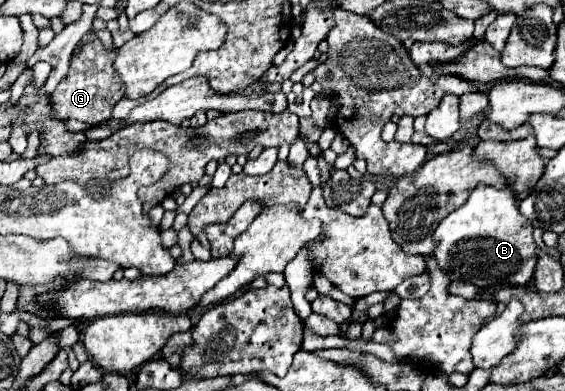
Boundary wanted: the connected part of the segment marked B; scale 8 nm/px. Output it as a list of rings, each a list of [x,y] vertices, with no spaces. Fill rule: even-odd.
[[[475,187],[469,199],[439,223],[433,239],[439,243],[433,257],[437,257],[439,267],[445,269],[453,281],[469,281],[485,289],[501,283],[527,285],[531,275],[535,275],[537,245],[533,225],[521,215],[511,189]]]

